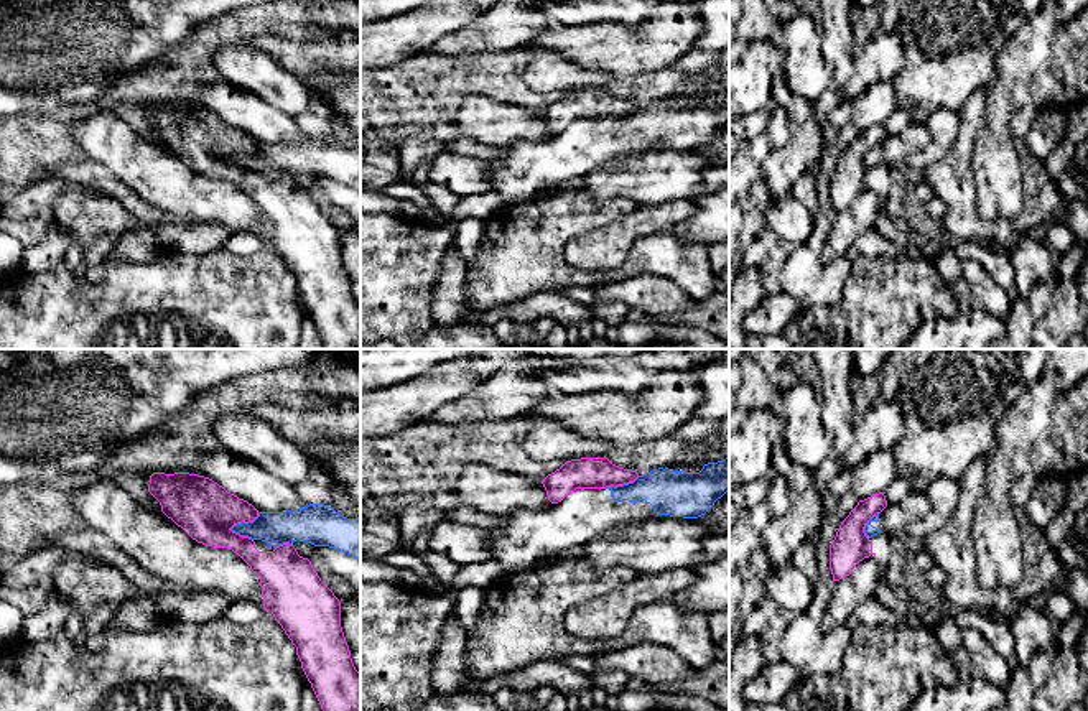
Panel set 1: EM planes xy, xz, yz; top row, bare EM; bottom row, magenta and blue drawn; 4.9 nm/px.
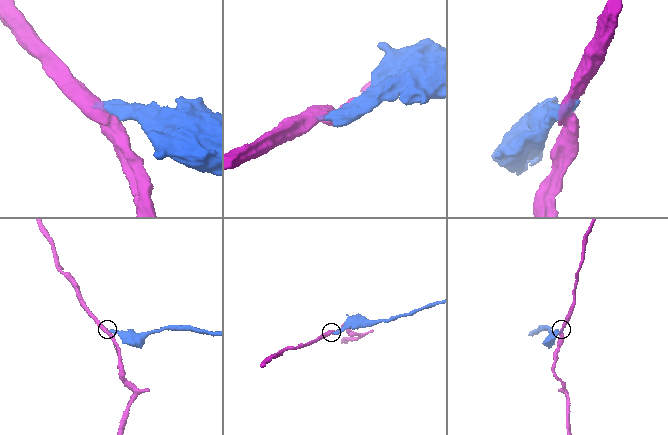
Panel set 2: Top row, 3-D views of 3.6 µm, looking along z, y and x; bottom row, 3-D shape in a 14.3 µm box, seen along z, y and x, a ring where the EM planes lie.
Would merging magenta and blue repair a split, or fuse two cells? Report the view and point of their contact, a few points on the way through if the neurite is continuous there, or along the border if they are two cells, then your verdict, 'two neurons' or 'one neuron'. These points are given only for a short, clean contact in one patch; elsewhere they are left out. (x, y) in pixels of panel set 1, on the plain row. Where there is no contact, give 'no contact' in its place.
xy (244, 152) | along xy (259, 144), (252, 152), (237, 153), (229, 160) | two neurons

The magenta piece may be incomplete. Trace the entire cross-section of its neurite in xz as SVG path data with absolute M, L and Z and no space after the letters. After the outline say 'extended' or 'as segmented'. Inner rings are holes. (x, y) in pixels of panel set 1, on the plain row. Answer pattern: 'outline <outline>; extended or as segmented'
outline M581 89L566 92L560 100L543 110L548 132L561 133L576 120L606 120L634 114L639 105L624 100L604 89Z; as segmented

